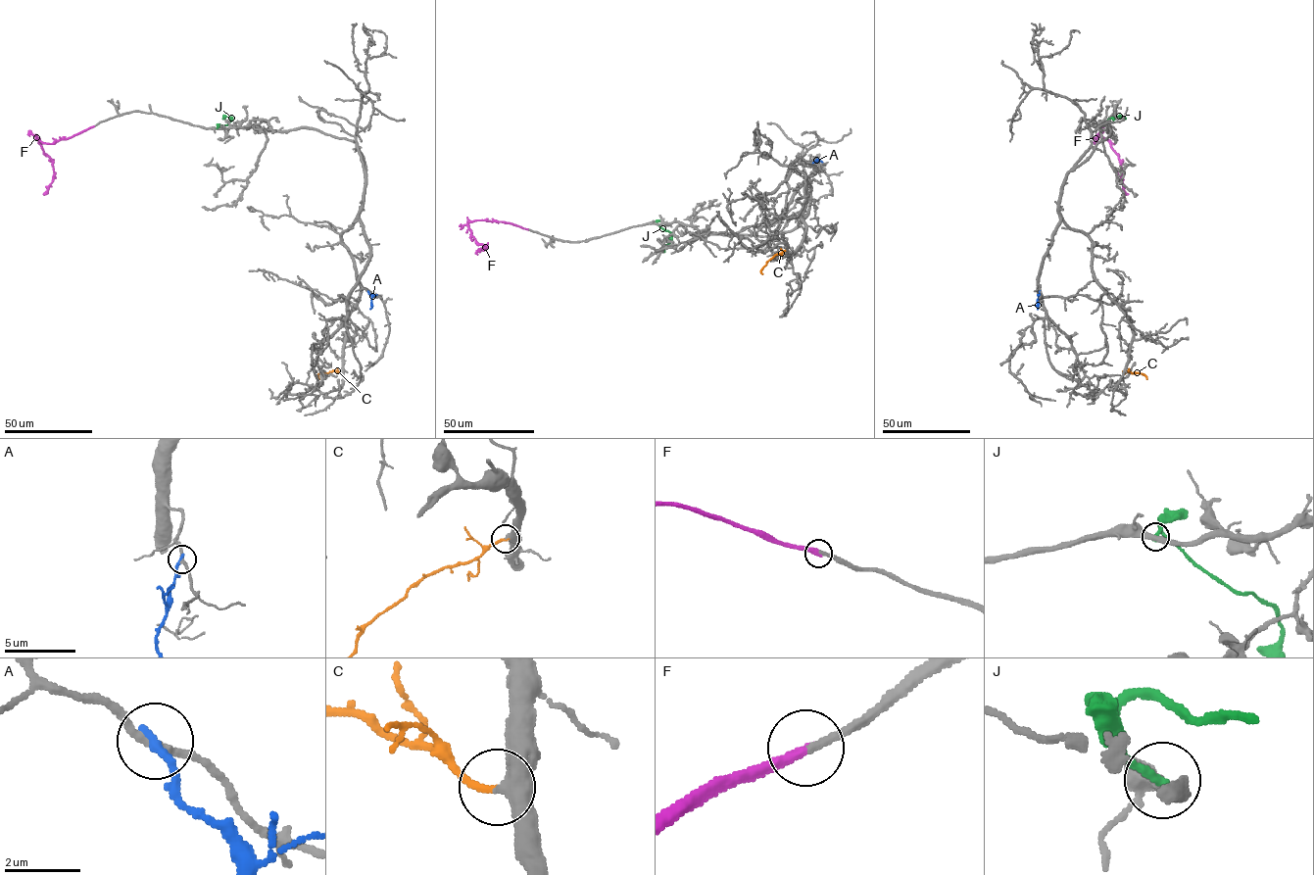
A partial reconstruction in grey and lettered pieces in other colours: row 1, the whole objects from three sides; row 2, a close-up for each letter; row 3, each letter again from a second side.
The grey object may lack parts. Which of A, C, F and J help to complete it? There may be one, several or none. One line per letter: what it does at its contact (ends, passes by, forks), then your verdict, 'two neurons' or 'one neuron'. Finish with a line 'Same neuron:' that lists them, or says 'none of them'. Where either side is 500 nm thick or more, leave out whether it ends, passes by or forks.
A: it ends | two neurons
C: it ends | one neuron
F: it ends | one neuron
J: it ends | two neurons
Same neuron: C, F

